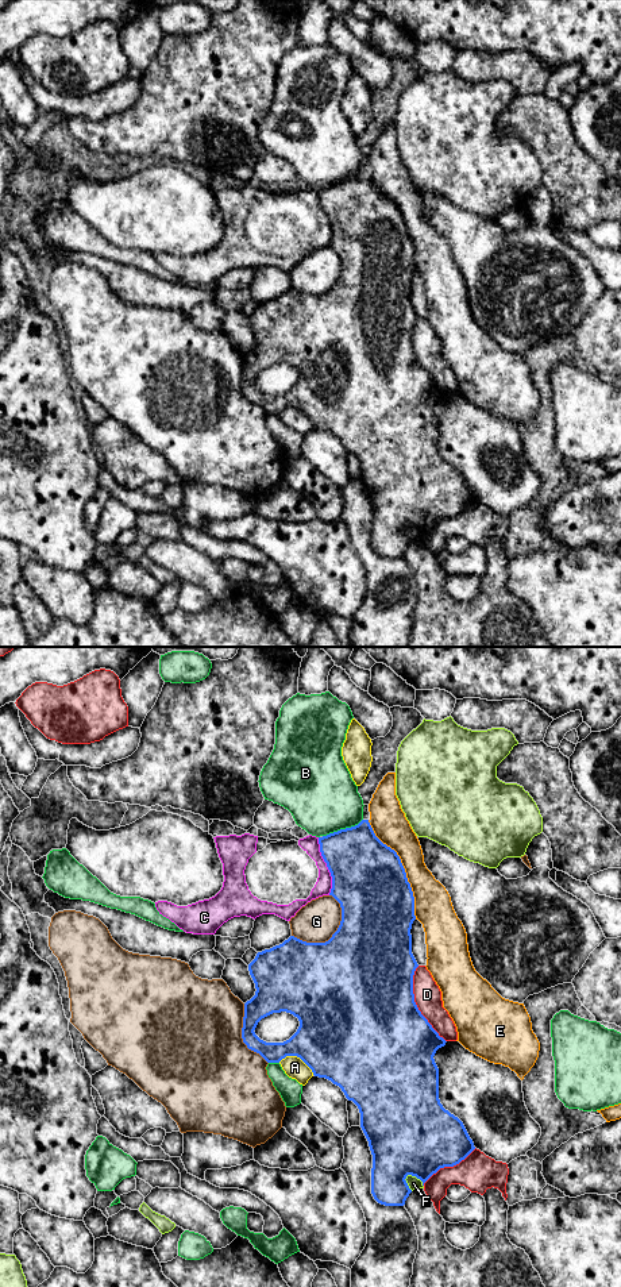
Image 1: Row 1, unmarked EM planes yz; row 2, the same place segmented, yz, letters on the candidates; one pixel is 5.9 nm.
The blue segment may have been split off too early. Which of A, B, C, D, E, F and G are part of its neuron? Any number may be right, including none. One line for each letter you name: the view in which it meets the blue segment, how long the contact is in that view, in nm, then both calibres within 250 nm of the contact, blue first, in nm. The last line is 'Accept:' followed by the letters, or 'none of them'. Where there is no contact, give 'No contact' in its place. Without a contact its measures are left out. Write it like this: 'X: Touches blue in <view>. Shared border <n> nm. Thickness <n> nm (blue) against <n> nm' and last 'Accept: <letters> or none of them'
Accept: none of them

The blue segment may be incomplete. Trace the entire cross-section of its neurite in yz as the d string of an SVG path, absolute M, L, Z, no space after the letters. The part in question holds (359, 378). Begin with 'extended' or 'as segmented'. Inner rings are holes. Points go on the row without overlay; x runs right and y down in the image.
as segmented | M362 172L355 178L319 189L319 196L321 208L332 228L332 240L329 247L332 247L342 259L340 277L332 289L325 294L306 294L290 288L282 296L256 305L255 311L248 316L248 323L255 335L256 343L255 347L244 355L242 390L248 401L259 405L267 415L279 415L286 408L297 408L312 421L315 428L325 429L342 440L346 450L352 452L360 465L360 479L369 493L373 506L371 546L374 551L385 558L404 558L406 550L412 544L405 532L408 527L416 528L424 537L424 535L440 520L454 519L464 512L475 501L475 498L463 474L446 462L439 451L439 420L433 408L439 400L446 397L447 393L432 379L414 354L413 327L418 319L412 305L410 286L412 275L416 271L414 248L400 208L394 201L383 196L375 188L369 172ZM281 363L290 365L298 370L300 378L297 384L284 394L266 394L261 392L254 384L258 374L273 365Z

